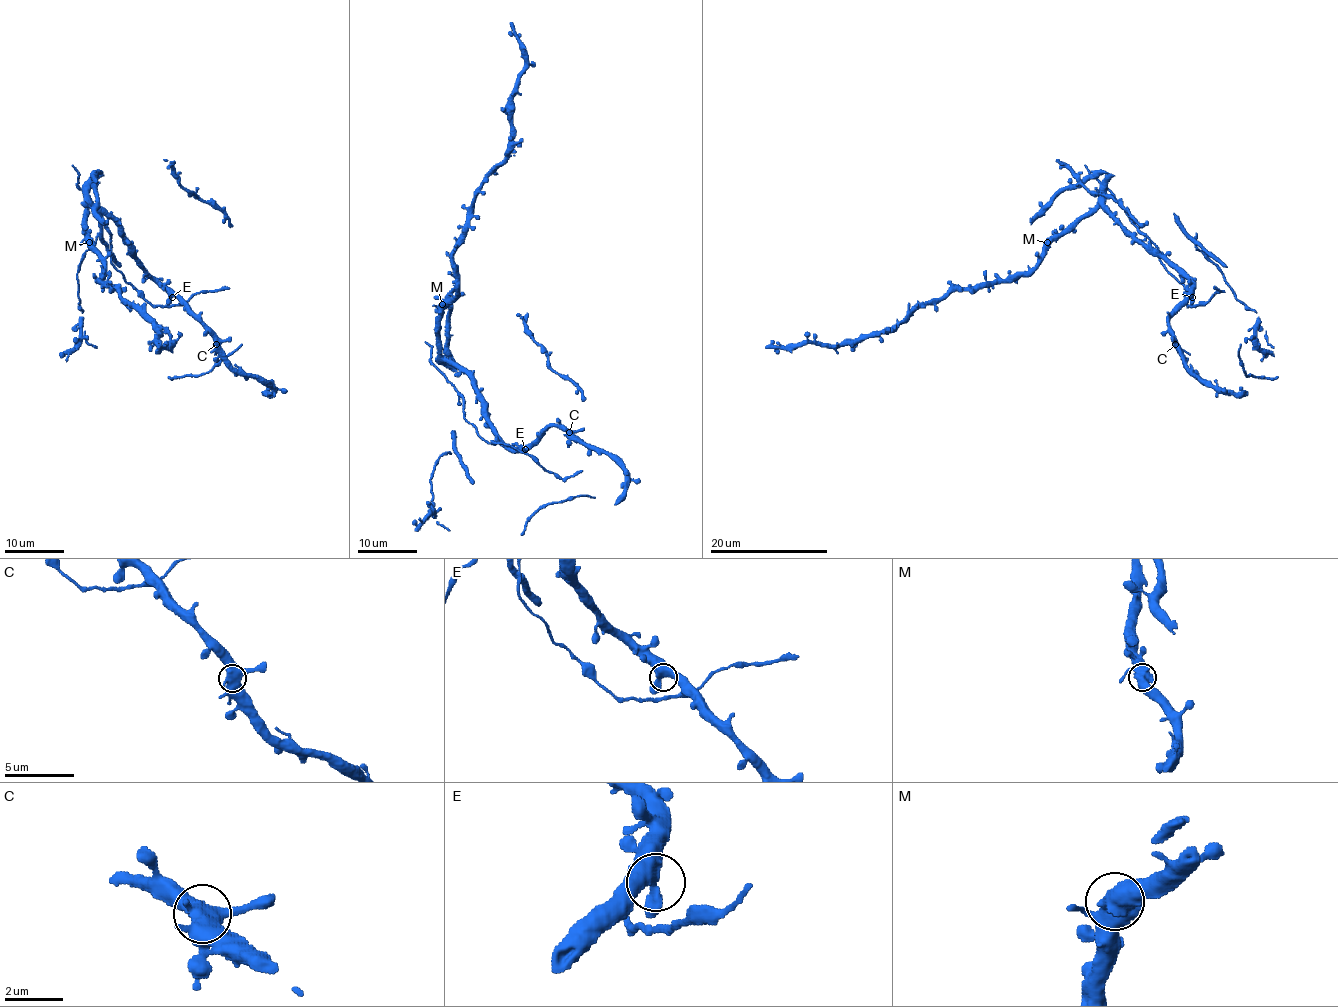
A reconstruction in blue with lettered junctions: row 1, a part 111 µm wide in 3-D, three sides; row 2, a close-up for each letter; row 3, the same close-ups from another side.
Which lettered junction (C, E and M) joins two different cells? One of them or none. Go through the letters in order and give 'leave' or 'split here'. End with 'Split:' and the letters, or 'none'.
C: leave
E: leave
M: leave
Split: none

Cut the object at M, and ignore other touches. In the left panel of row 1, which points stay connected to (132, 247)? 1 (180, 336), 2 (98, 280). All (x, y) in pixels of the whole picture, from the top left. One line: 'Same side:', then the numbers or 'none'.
Same side: none

